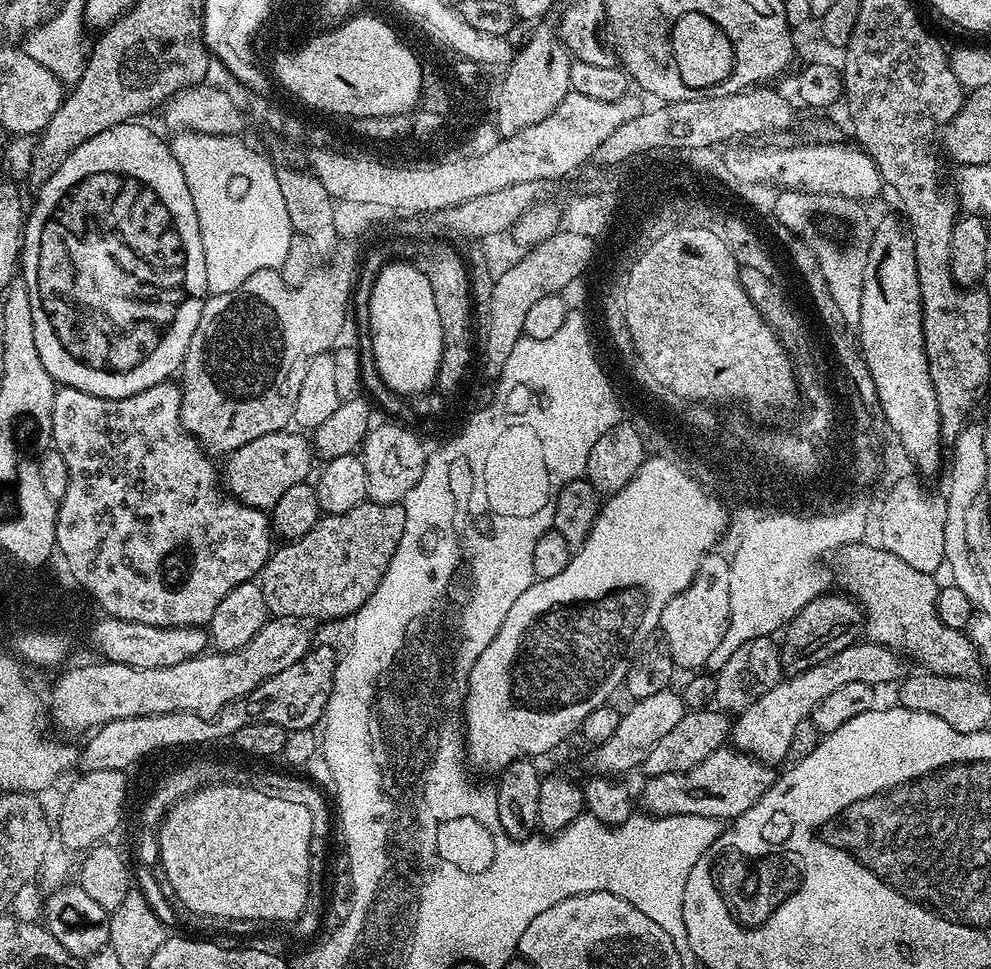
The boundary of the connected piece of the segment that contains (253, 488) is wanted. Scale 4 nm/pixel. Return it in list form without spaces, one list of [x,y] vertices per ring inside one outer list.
[[[285,430],[262,434],[262,438],[246,442],[246,446],[231,453],[225,460],[228,461],[225,462],[224,468],[222,464],[223,487],[225,484],[232,491],[229,493],[241,504],[271,510],[278,498],[282,498],[282,494],[290,490],[290,486],[303,484],[313,475],[314,448],[307,435],[296,430]]]

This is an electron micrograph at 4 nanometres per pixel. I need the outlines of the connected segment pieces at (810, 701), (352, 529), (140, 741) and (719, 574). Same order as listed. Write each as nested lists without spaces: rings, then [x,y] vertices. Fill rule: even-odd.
[[[852,644],[836,656],[826,658],[826,662],[810,666],[810,670],[802,674],[781,679],[780,683],[774,686],[774,690],[762,694],[758,702],[754,702],[745,712],[735,717],[730,733],[731,743],[739,751],[755,756],[764,764],[779,765],[779,760],[788,760],[790,742],[794,738],[794,729],[798,722],[809,719],[818,702],[822,702],[822,698],[826,698],[833,690],[838,690],[838,686],[846,686],[849,682],[866,682],[873,686],[892,683],[895,685],[905,675],[903,663],[905,664],[905,661],[899,652],[881,644]]]
[[[365,502],[354,506],[354,510],[346,510],[346,514],[321,515],[319,522],[310,531],[294,541],[281,543],[281,548],[279,545],[264,563],[258,583],[262,598],[266,598],[269,613],[276,618],[295,618],[301,622],[340,620],[343,616],[355,617],[356,611],[366,603],[382,582],[398,550],[405,522],[403,503]]]
[[[232,700],[215,713],[206,714],[190,711],[164,712],[162,715],[135,716],[132,719],[116,719],[103,724],[89,735],[90,740],[81,747],[78,764],[84,772],[119,768],[126,770],[130,764],[154,750],[172,746],[192,746],[204,744],[220,738],[229,739],[244,726],[264,722],[268,716],[248,716],[248,712],[238,710],[238,700]]]
[[[709,554],[700,563],[696,576],[686,590],[677,592],[660,615],[658,629],[663,643],[667,644],[673,665],[677,668],[700,670],[705,667],[713,650],[728,629],[730,618],[730,560],[727,555]]]

